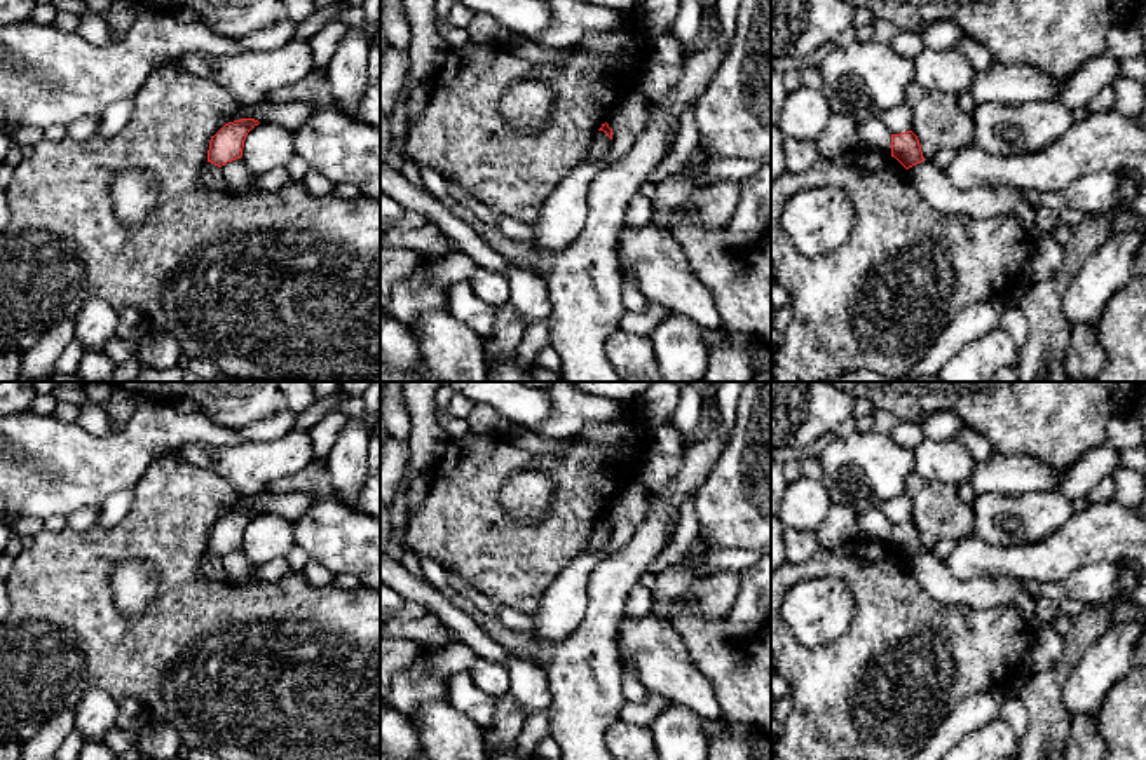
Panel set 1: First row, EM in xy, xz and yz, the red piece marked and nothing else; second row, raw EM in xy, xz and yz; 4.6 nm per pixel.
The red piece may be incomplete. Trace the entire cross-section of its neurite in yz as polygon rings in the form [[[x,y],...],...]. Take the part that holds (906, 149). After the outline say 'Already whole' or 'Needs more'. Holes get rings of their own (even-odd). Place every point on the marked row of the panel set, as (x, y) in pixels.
[[[912,131],[891,134],[891,157],[905,169],[924,160],[917,136]]]. Already whole

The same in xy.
[[[255,119],[225,124],[209,141],[208,162],[222,167],[227,162],[241,159],[246,136],[258,124]]]. Already whole

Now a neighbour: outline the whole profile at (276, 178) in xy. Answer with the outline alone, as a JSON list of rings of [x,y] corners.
[[[274,167],[255,178],[255,192],[276,192],[290,181],[286,167]]]

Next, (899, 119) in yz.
[[[905,103],[886,110],[879,119],[891,134],[912,131],[912,112]]]

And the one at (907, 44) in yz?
[[[900,30],[891,42],[891,47],[904,58],[912,59],[924,49],[923,33]]]

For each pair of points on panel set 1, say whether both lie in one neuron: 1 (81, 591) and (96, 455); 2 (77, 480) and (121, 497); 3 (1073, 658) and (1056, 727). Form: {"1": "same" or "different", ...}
{"1": "different", "2": "different", "3": "same"}

